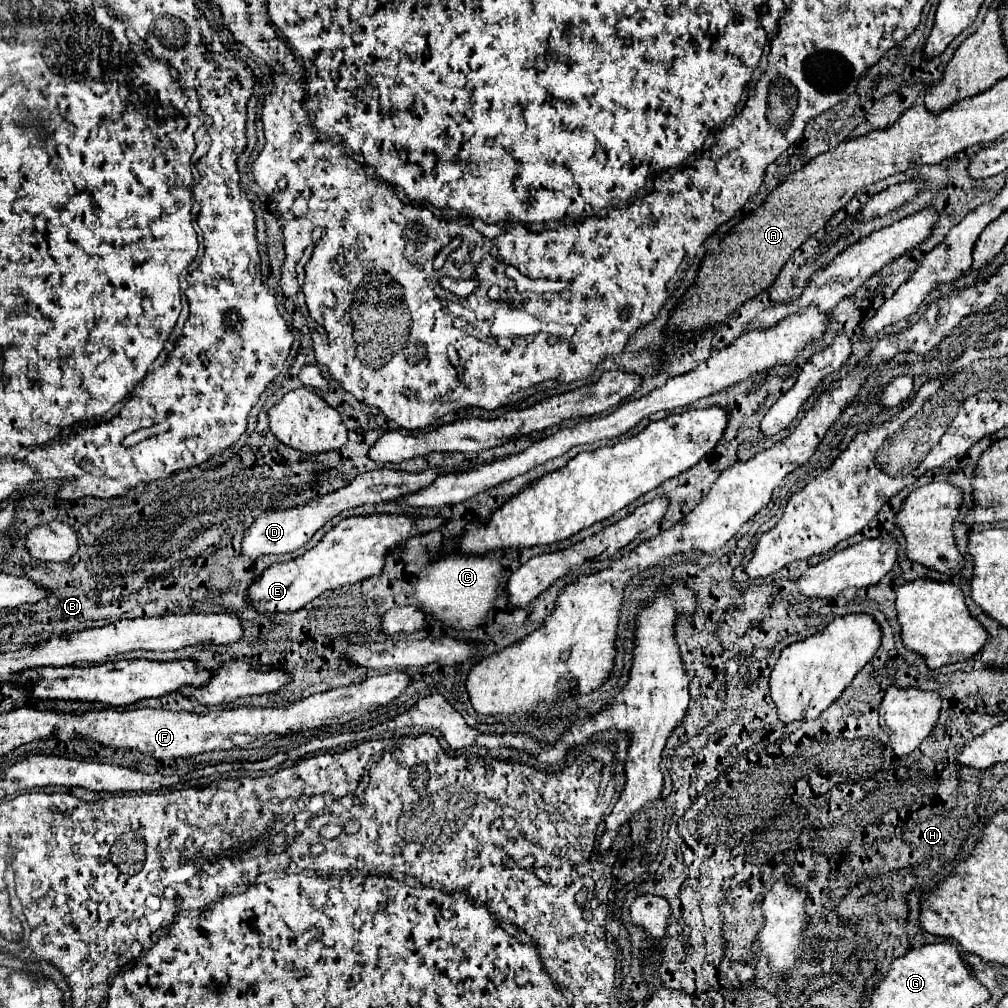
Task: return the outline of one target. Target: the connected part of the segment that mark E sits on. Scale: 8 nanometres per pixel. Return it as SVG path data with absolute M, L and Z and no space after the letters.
M355 516L333 526L311 550L289 562L271 564L263 576L257 576L247 588L247 602L259 614L297 612L325 590L355 584L359 580L381 574L385 552L405 542L413 534L429 532L441 526L443 518L411 518L411 516Z

